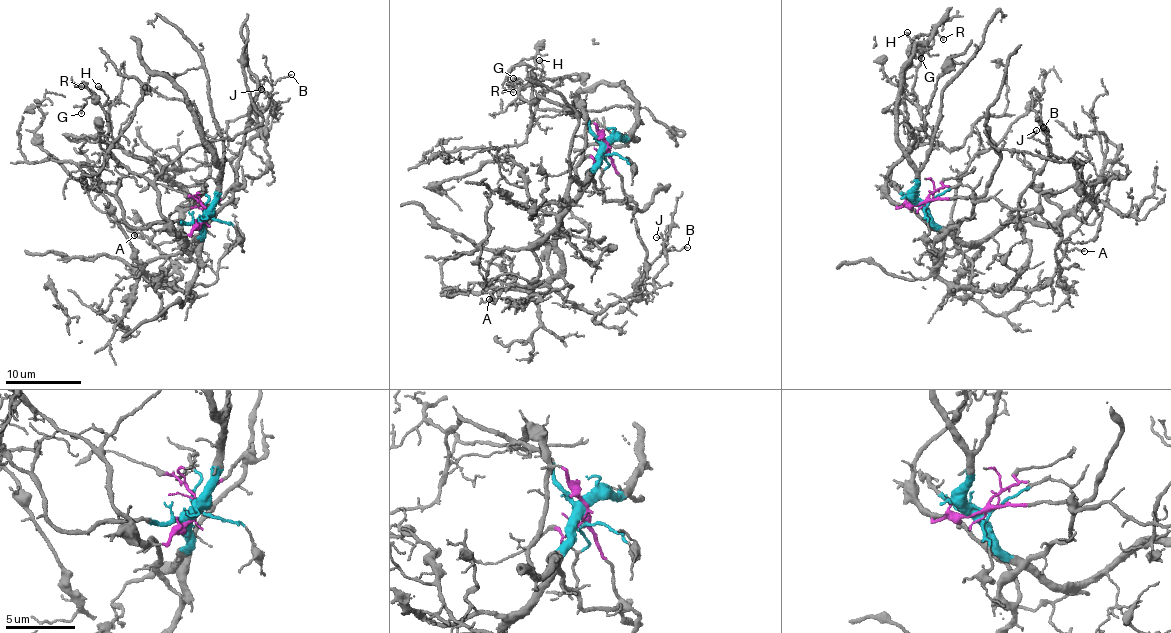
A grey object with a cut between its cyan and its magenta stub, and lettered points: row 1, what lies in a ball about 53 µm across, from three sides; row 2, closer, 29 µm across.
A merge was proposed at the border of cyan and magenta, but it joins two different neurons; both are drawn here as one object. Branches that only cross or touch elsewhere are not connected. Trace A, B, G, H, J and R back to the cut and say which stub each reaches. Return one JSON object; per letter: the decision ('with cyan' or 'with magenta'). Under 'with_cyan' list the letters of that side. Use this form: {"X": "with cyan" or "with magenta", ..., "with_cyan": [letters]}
{"A": "with magenta", "B": "with magenta", "G": "with magenta", "H": "with magenta", "J": "with magenta", "R": "with magenta", "with_cyan": []}

